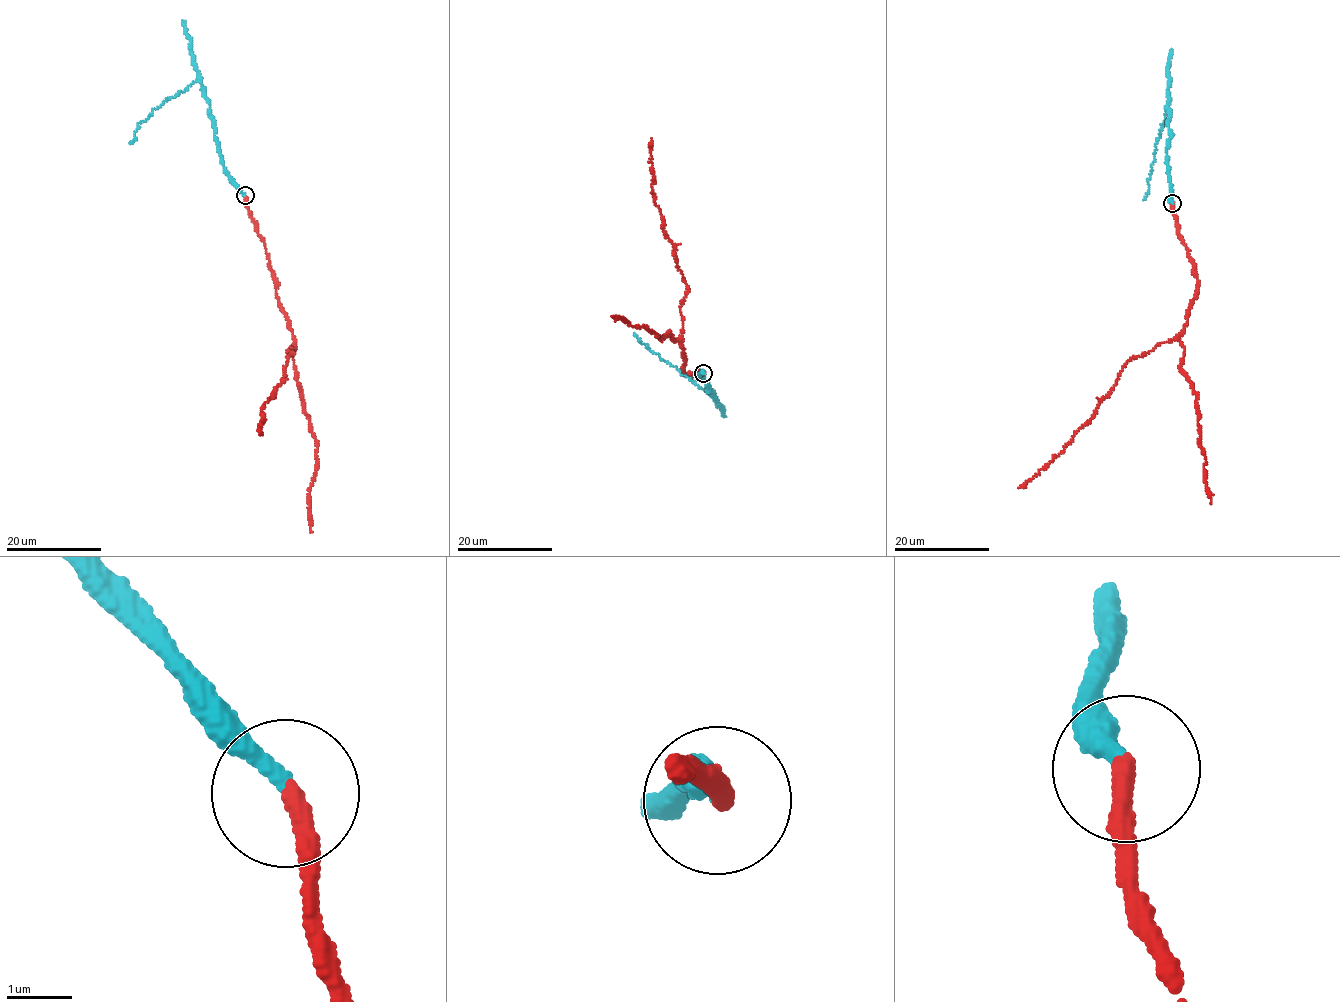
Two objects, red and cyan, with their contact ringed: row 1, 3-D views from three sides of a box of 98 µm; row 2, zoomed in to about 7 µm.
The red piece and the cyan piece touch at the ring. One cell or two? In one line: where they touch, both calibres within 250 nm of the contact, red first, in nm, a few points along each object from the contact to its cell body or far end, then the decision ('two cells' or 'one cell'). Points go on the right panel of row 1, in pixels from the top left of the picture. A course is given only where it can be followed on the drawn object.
place (1172, 203); calibres 300 and 240 nm; course red (1172, 203), (1178, 233), (1197, 281), (1185, 328), (1176, 337), (1129, 360), (1097, 411), (1063, 451), (1017, 488); course cyan (1172, 203), (1167, 156), (1170, 135), (1168, 103), (1147, 182), (1149, 191), (1144, 200); one cell

